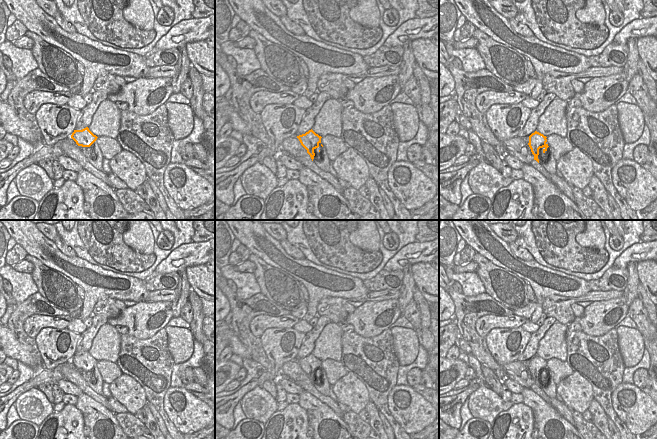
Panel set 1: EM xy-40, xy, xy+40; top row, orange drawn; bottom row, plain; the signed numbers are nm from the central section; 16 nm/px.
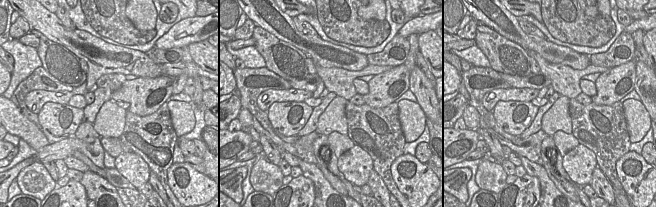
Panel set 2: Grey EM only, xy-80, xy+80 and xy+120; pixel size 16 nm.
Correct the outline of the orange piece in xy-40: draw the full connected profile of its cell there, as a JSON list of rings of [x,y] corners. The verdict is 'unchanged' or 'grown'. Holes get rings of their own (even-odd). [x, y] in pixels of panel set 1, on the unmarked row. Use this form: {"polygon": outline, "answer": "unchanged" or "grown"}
{"polygon": [[[86,351],[82,354],[74,354],[71,362],[76,366],[78,370],[90,371],[98,361],[94,359],[88,351]]], "answer": "unchanged"}

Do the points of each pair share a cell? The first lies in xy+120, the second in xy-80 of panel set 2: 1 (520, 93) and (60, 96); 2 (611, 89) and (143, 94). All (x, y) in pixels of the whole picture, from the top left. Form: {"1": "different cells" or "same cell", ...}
{"1": "same cell", "2": "same cell"}

